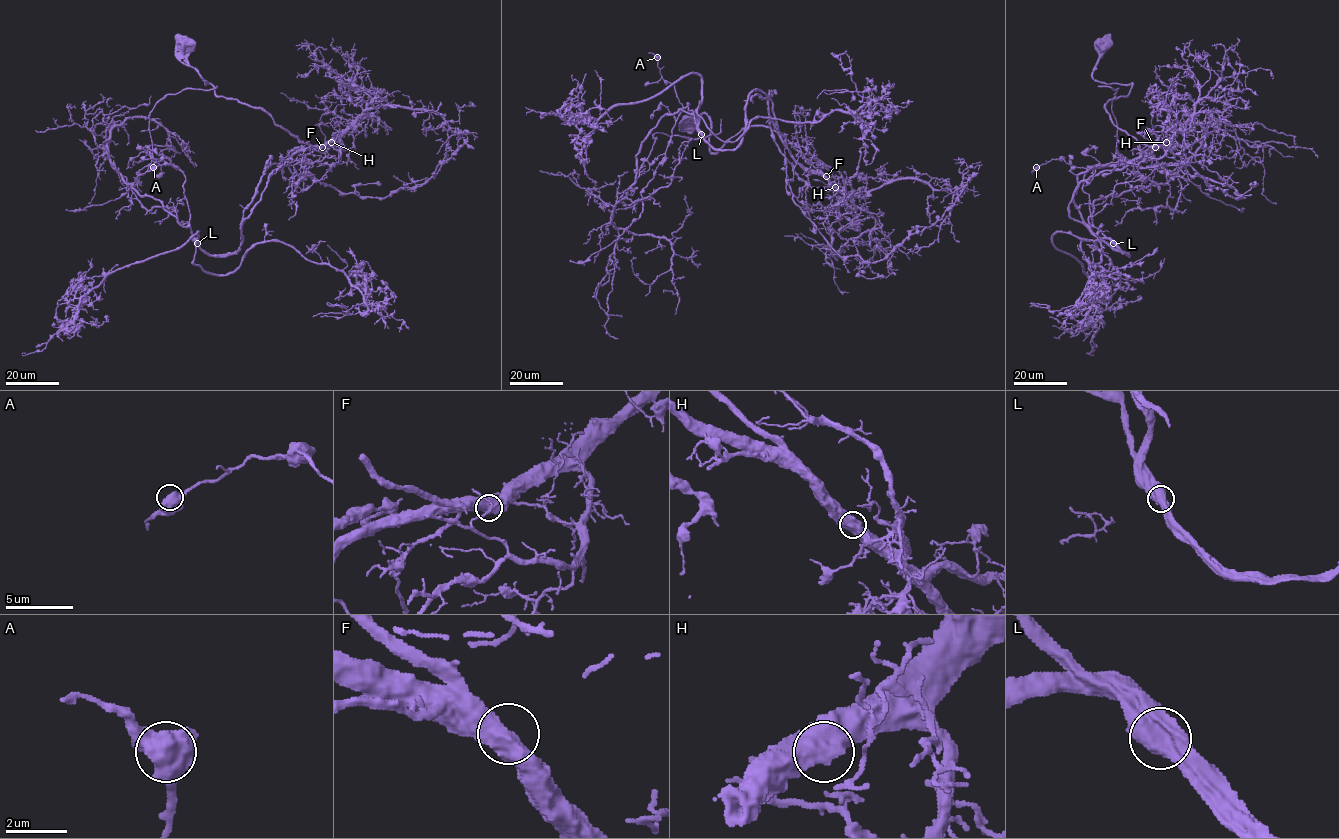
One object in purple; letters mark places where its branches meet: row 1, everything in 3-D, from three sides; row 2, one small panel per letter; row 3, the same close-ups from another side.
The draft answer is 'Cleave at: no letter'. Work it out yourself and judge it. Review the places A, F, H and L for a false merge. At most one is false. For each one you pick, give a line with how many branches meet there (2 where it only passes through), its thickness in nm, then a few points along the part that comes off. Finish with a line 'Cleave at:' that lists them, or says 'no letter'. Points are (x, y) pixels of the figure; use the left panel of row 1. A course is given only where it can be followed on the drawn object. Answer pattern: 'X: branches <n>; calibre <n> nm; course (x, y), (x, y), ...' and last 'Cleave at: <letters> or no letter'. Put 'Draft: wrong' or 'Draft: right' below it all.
L: branches 2; calibre 700 nm; course (197, 242), (212, 256), (239, 249), (244, 209), (273, 163), (385, 197), (474, 148)
Cleave at: L
Draft: wrong

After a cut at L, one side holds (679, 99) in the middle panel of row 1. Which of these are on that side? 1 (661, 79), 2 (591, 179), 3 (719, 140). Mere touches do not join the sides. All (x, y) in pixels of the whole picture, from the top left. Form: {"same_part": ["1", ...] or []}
{"same_part": ["1"]}

